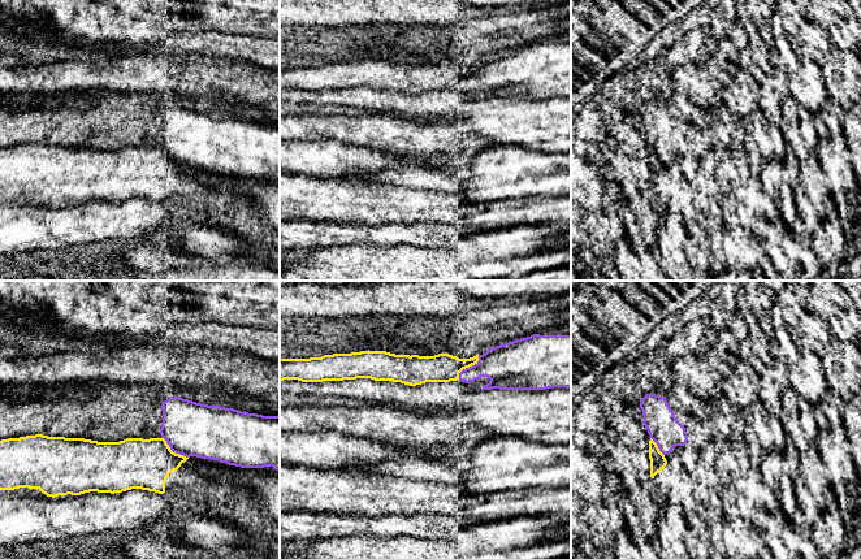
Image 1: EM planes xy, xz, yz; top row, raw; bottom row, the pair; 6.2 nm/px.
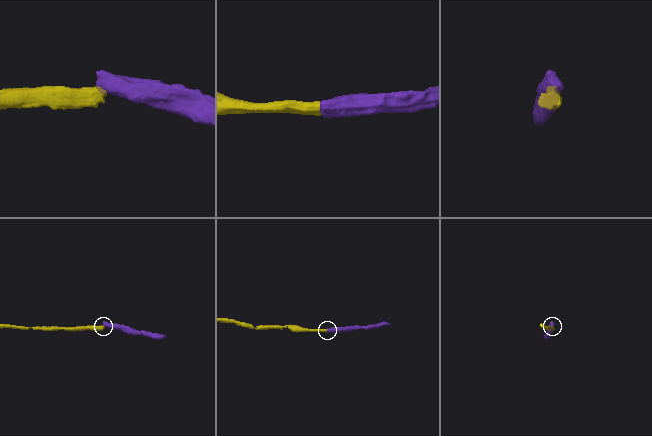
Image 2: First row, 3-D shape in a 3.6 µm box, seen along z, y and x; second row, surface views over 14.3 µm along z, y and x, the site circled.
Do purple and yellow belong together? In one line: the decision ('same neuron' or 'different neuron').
same neuron

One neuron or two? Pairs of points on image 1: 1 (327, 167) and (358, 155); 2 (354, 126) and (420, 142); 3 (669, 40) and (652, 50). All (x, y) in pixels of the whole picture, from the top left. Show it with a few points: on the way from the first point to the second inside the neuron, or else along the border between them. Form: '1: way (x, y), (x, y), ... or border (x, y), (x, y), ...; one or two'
1: way (334, 160), (350, 160); one
2: way (371, 131), (403, 138); one
3: way (665, 40), (656, 47); one

